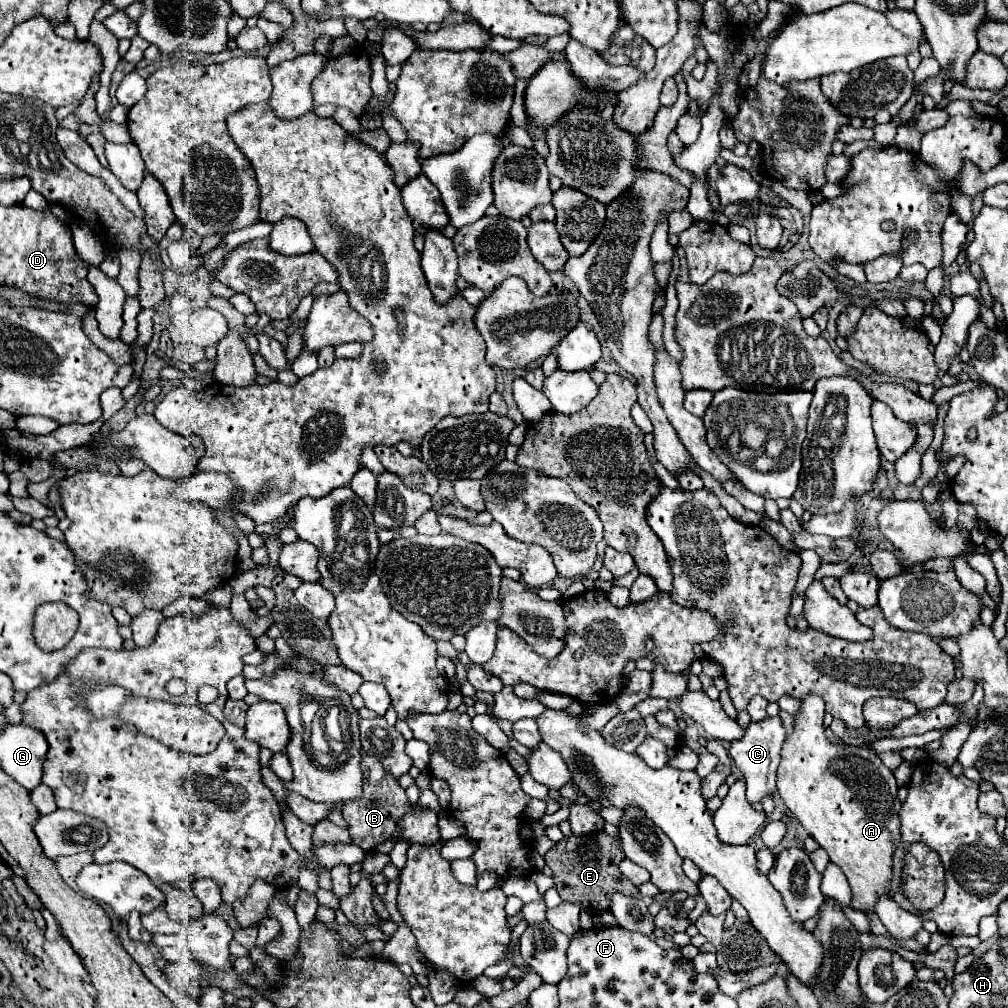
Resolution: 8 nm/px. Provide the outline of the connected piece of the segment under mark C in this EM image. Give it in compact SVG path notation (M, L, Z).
M779 716L775 718L763 718L761 722L751 722L745 736L737 742L731 744L729 748L729 754L733 756L737 768L743 772L745 776L745 782L747 782L747 800L753 804L753 802L761 802L763 796L775 792L775 772L777 772L777 766L779 766L779 752L781 752L781 746L783 746L783 740L785 740L785 728L783 728L783 722Z

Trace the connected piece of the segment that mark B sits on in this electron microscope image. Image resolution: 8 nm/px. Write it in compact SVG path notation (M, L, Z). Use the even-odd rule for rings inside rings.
M363 756L361 770L363 770L363 794L361 798L355 798L353 802L345 802L341 808L341 814L349 822L353 844L361 848L375 848L377 844L389 840L391 832L395 830L395 820L405 816L411 810L411 804L405 798L405 790L387 770L383 770L377 758Z

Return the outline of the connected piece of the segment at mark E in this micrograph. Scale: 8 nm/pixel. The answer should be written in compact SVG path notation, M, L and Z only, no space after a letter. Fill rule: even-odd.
M603 830L591 836L569 836L557 842L547 854L545 862L553 870L553 882L559 896L565 902L579 902L583 910L591 916L599 916L609 910L609 896L613 892L623 892L627 896L639 896L637 886L629 882L621 870L619 862L623 860L623 848L619 838L611 838Z

